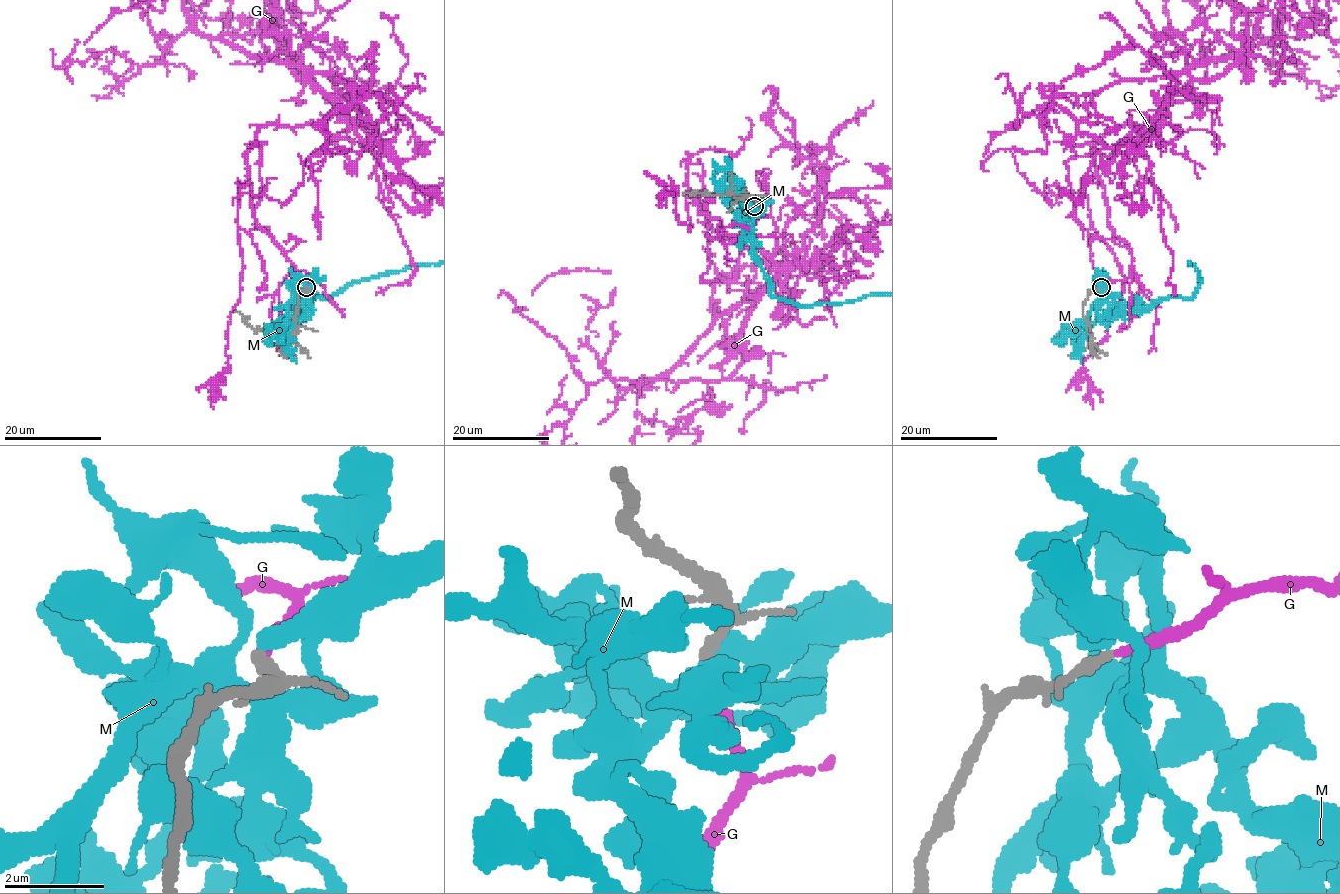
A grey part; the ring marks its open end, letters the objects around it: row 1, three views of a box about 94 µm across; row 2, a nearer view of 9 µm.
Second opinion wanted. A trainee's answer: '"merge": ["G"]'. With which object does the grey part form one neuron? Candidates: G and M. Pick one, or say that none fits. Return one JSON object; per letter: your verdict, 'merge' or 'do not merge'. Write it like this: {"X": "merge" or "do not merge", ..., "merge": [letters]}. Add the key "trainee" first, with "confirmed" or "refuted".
{"trainee": "confirmed", "G": "merge", "M": "do not merge", "merge": ["G"]}

